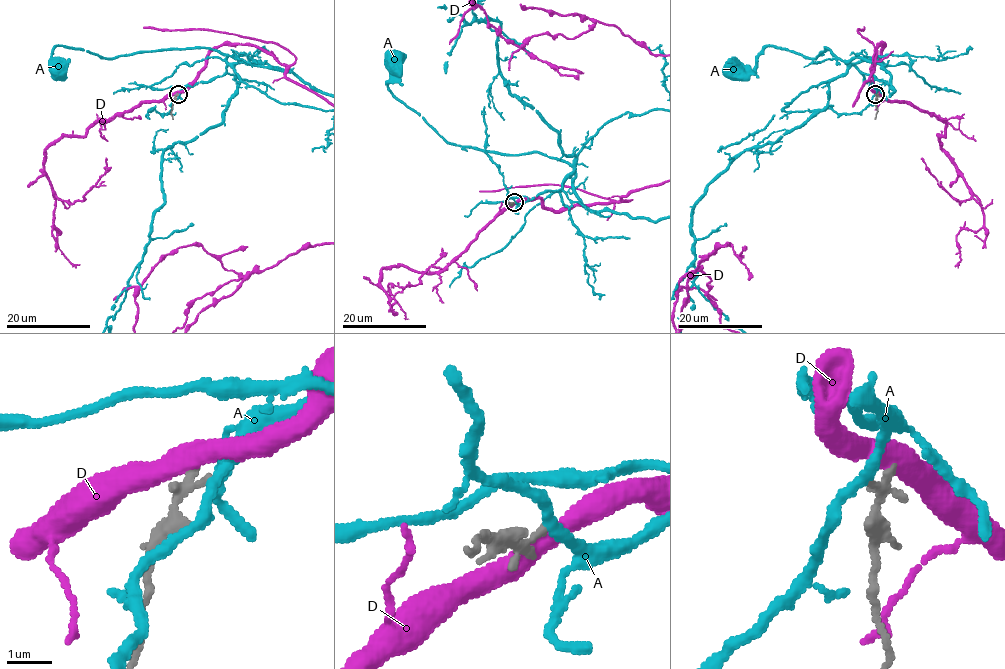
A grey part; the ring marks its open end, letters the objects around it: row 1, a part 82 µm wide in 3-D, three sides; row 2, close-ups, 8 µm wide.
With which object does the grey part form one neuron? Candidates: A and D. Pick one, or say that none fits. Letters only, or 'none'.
none

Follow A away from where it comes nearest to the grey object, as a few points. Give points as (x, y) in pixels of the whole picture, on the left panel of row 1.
A: (178, 95), (222, 76), (239, 61), (201, 47), (100, 58), (56, 46), (51, 57), (56, 69)

